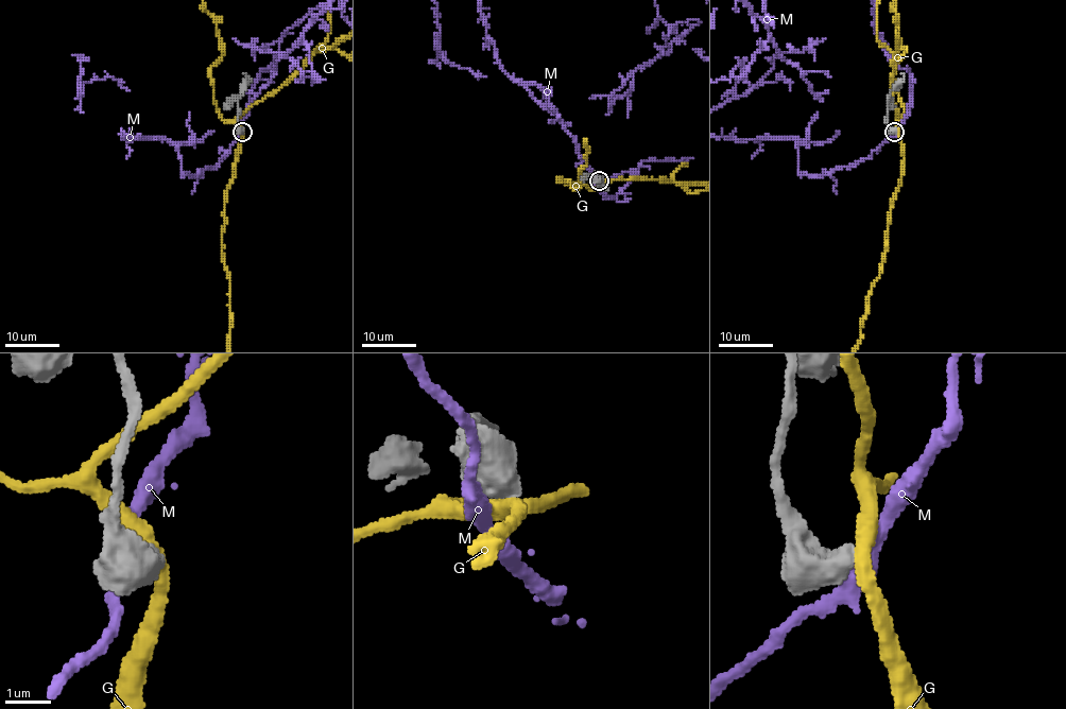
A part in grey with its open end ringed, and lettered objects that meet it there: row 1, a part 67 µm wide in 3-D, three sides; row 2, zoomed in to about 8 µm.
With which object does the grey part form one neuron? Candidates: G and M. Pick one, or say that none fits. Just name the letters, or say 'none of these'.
none of these

